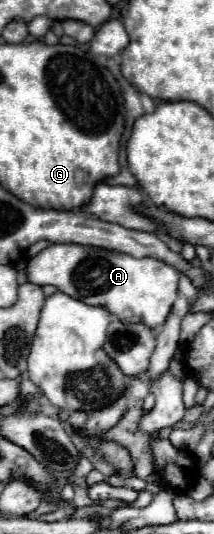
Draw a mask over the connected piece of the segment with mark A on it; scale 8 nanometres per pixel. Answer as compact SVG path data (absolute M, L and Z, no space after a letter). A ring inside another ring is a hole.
M52 244L28 260L28 282L52 284L60 292L88 304L102 306L124 324L158 328L172 312L178 296L178 270L156 258L134 258L130 254L78 244Z

